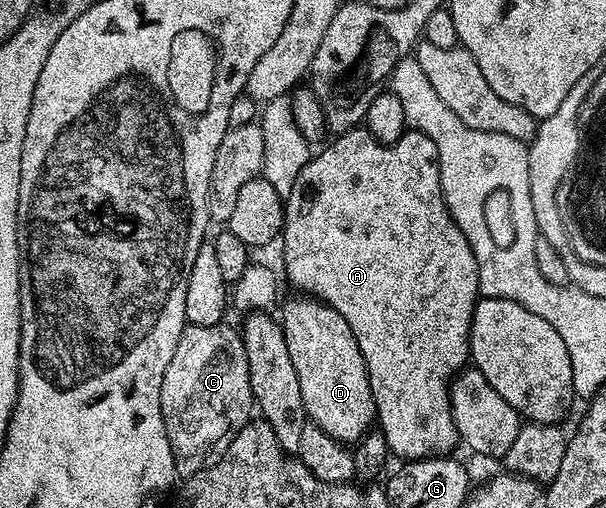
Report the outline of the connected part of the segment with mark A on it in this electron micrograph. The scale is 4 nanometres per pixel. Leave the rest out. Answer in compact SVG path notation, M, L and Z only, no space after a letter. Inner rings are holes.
M353 128L337 133L332 143L329 141L321 154L313 153L308 159L306 168L302 168L302 172L298 172L298 180L294 180L294 188L290 188L290 192L284 198L284 228L282 231L282 243L284 242L284 270L288 273L288 278L297 286L297 291L303 292L305 295L318 298L325 302L330 308L334 308L342 316L342 320L346 320L346 324L350 324L350 328L354 332L354 340L358 344L358 348L362 352L362 356L366 360L366 372L370 380L370 392L374 396L374 404L376 405L376 422L381 434L384 435L389 451L393 455L396 454L400 460L415 460L418 458L439 458L448 456L453 453L452 449L458 446L458 437L455 428L454 416L451 414L451 400L449 398L449 386L453 378L469 365L470 355L468 352L468 337L470 336L470 324L474 316L474 308L480 294L480 281L478 280L478 260L474 256L474 252L470 248L470 244L466 240L466 236L456 227L456 223L452 221L452 217L448 215L448 209L444 207L444 197L442 196L442 188L440 187L440 161L438 160L438 148L434 148L434 140L430 140L430 136L422 136L417 130L408 130L399 138L393 146L384 146L380 142L374 140L374 136L370 136L367 130L363 128Z

